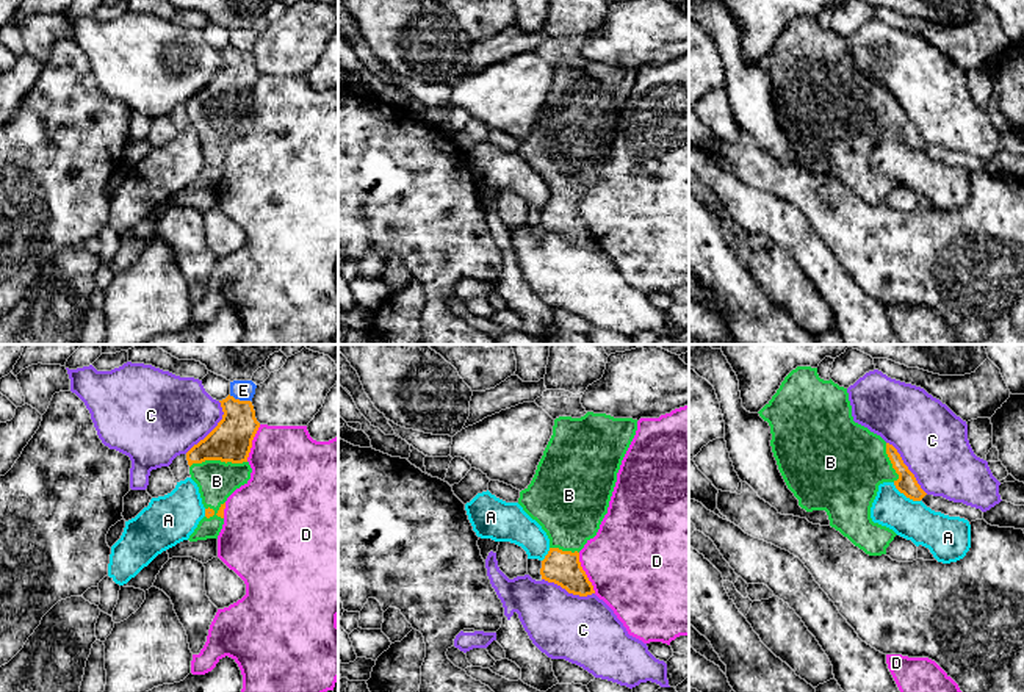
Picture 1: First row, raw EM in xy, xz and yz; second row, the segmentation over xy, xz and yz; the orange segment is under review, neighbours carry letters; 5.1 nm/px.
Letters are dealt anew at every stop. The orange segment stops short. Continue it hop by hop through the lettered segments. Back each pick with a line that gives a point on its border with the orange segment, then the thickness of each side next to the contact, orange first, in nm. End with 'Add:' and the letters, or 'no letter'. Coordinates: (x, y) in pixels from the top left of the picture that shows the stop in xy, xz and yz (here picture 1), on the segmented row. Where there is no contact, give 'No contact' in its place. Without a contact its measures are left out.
B: Touches orange at xy (218, 459). Thickness 220 nm (orange) against 200 nm
Add: B

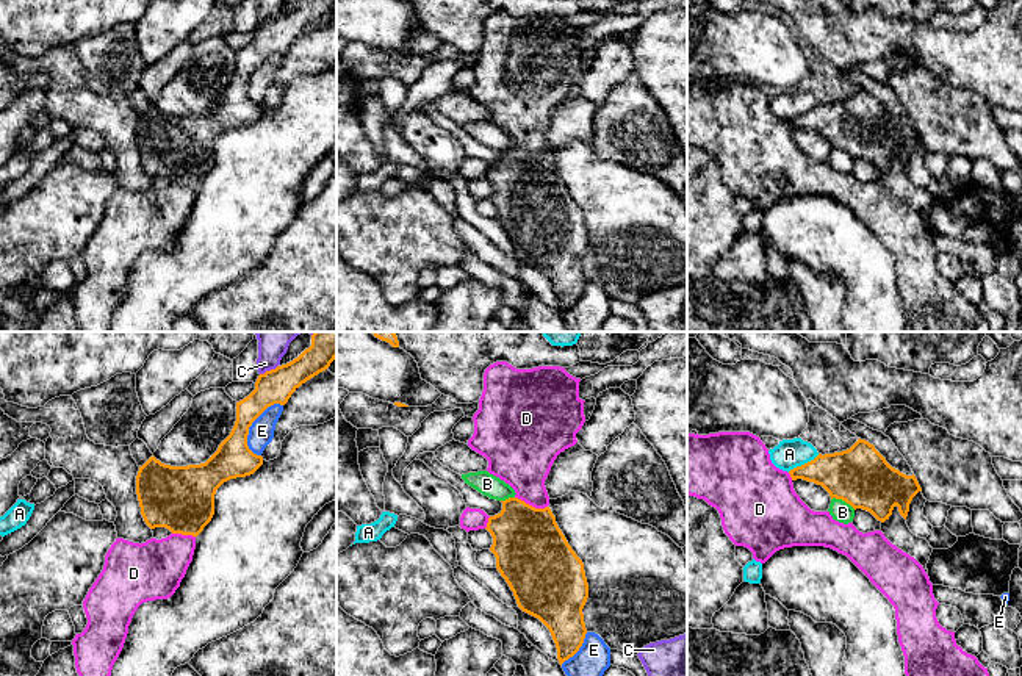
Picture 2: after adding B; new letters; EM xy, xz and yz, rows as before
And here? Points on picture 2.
Add: no letter

